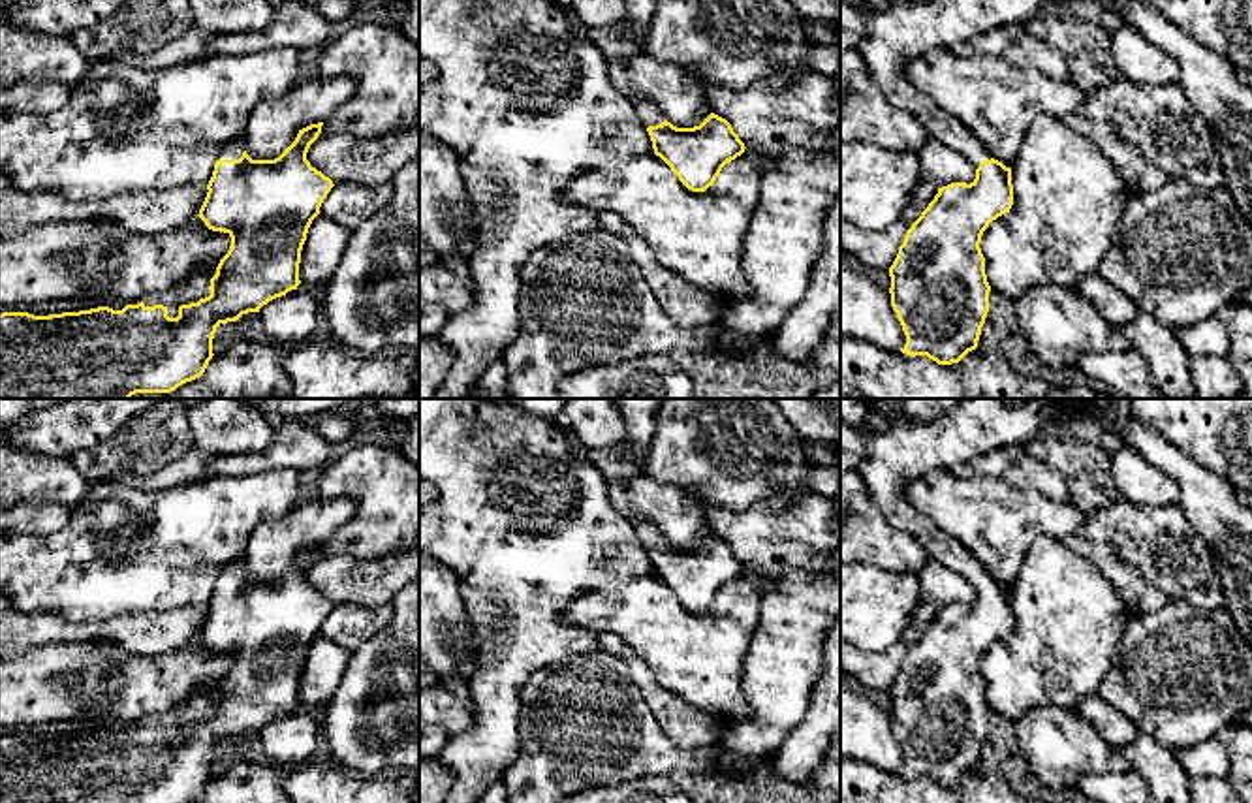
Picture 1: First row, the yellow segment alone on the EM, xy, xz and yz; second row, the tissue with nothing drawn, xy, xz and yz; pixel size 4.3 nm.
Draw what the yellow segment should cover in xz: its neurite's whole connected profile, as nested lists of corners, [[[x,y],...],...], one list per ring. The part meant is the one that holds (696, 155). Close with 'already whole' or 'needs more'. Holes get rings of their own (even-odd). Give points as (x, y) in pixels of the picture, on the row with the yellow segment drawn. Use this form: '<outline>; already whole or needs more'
[[[634,98],[639,124],[649,132],[654,154],[660,156],[679,181],[692,192],[714,184],[722,167],[744,152],[744,143],[731,124],[711,113],[699,126],[677,128],[665,120],[658,105]]]; needs more

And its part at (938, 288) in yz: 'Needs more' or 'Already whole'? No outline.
Needs more

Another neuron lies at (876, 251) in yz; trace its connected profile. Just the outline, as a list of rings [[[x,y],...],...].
[[[919,179],[904,213],[884,231],[861,229],[840,218],[840,250],[850,252],[867,269],[889,271],[906,231],[938,194],[938,186]]]

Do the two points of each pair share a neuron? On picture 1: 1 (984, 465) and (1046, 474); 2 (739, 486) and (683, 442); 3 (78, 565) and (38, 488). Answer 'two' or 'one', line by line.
1: one
2: one
3: two

